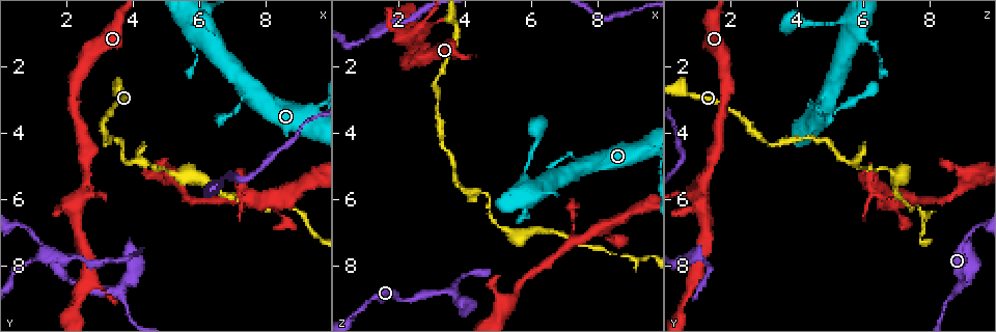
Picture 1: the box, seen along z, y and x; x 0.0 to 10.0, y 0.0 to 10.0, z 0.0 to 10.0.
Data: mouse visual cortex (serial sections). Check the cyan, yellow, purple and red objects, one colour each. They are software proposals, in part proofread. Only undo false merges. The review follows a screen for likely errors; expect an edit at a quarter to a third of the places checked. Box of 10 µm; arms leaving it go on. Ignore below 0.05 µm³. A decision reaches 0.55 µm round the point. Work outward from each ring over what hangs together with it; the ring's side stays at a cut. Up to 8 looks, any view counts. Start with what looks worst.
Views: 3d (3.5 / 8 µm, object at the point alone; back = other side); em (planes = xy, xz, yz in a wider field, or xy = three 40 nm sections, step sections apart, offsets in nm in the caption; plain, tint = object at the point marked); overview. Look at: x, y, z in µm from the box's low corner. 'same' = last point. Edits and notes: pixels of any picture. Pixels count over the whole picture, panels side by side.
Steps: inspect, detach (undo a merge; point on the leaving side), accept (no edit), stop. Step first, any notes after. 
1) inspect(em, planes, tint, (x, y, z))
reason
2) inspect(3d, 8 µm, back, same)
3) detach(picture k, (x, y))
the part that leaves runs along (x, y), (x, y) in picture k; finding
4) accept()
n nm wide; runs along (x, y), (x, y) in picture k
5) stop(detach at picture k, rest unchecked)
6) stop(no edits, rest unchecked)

inspect(3d, 3.5 µm, (3.45, 8.80, 8.85))
arms part here

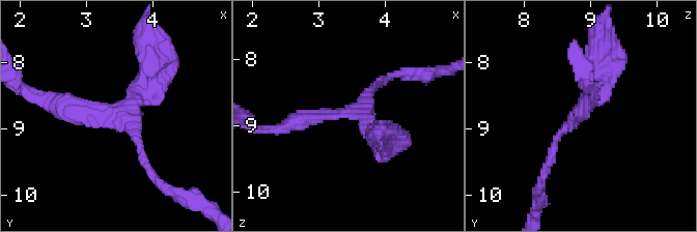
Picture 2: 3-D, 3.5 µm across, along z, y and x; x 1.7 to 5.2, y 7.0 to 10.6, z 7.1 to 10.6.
inspect(em, xy, step 5, tint, (3.45, 8.75, 8.85))

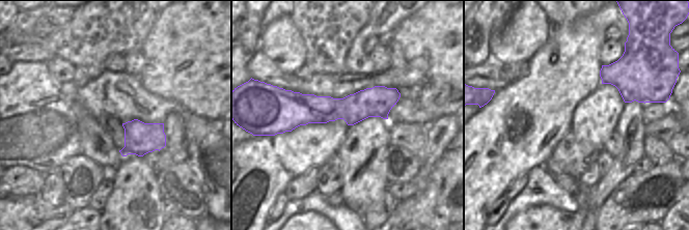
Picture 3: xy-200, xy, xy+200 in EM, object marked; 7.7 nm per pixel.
inspect(em, xy, step 3, tint, same)
another direction

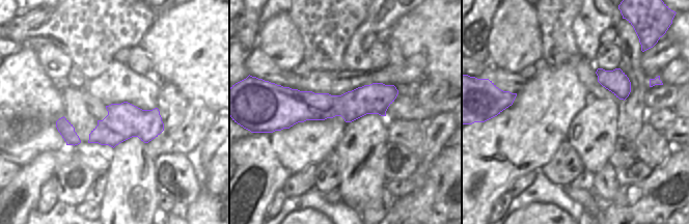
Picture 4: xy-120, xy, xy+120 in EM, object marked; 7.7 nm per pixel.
accept()
arms of 150, 250, 300 nm; runs along (51, 104), (114, 113), (152, 71) in picture 2; all the same cell

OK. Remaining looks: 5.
inspect(3d, 3.5 µm, (2.30, 6.20, 1.10))
sharp bend

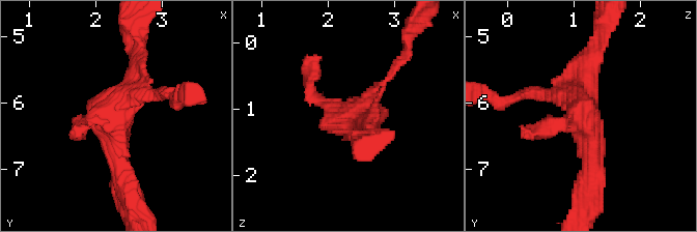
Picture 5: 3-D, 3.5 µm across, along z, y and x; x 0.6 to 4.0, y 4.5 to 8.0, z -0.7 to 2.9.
inspect(em, xy, step 2, tint, (2.25, 6.15, 1.15))

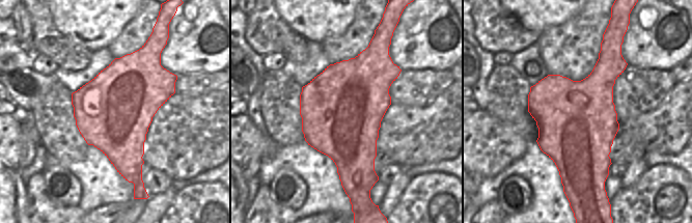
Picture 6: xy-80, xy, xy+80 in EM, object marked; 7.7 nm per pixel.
accept()
650 nm wide; runs along (137, 53), (114, 113), (123, 180) in picture 5; one cell here

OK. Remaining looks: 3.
inspect(3d, 3.5 µm, back, (3.80, 4.90, 5.55))

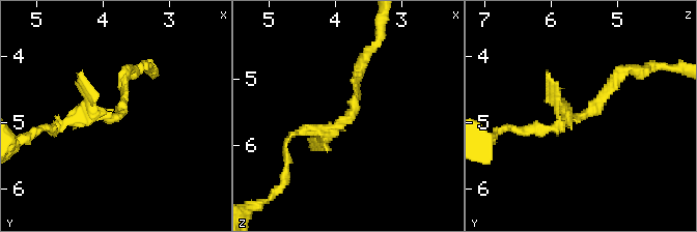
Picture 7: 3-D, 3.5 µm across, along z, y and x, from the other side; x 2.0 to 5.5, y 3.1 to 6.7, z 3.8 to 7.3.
inspect(em, xy, step 3, plain, (3.80, 4.95, 5.60))

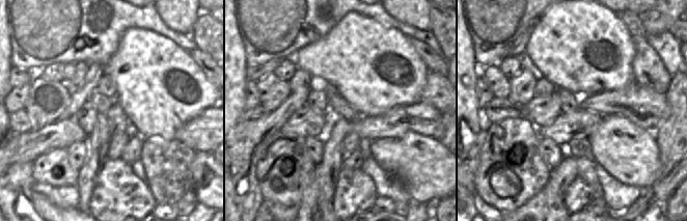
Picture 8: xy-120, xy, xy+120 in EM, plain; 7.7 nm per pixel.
inspect(em, xy, step 3, tint, same)

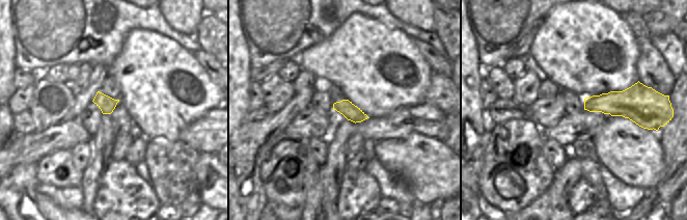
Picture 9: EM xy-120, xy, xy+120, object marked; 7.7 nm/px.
accept()
runs along (360, 69), (351, 117), (289, 139) in picture 7; one cell here

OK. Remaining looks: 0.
stop(no edits, rest unchecked)

